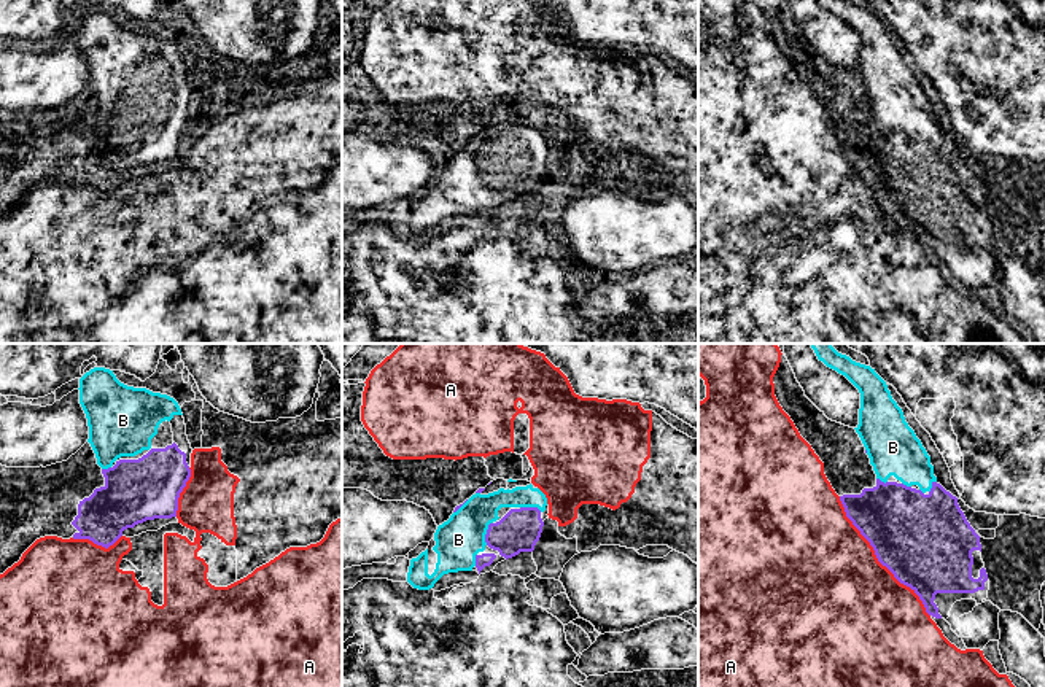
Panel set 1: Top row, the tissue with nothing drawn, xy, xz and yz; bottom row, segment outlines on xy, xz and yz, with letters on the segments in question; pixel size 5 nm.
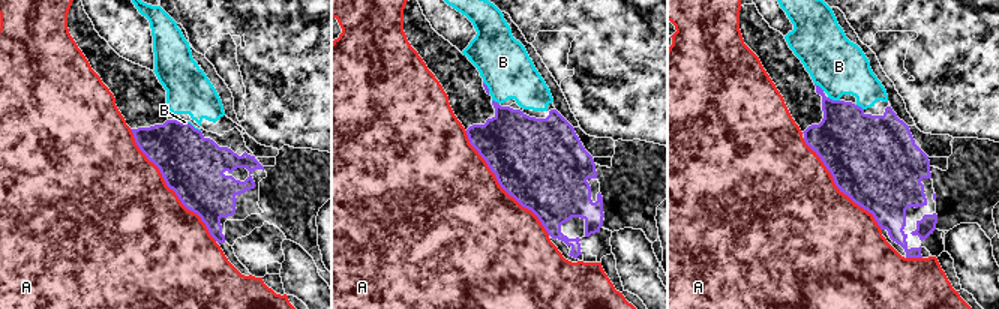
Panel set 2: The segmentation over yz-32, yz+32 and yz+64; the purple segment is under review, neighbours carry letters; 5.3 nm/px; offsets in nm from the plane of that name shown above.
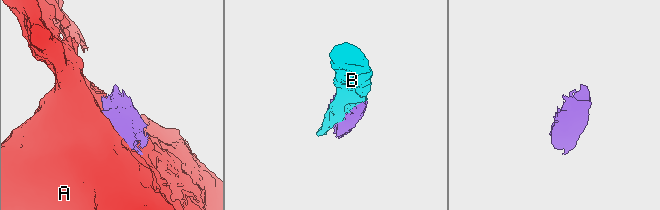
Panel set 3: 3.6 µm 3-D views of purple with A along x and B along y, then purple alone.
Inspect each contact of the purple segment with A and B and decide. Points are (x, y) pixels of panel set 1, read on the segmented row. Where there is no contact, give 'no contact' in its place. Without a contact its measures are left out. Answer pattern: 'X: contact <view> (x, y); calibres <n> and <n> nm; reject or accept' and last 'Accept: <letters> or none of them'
A: contact yz (877, 557); calibres 460 and 500 nm; reject
B: contact xz (487, 533); calibres 220 and 240 nm; accept
Accept: B

